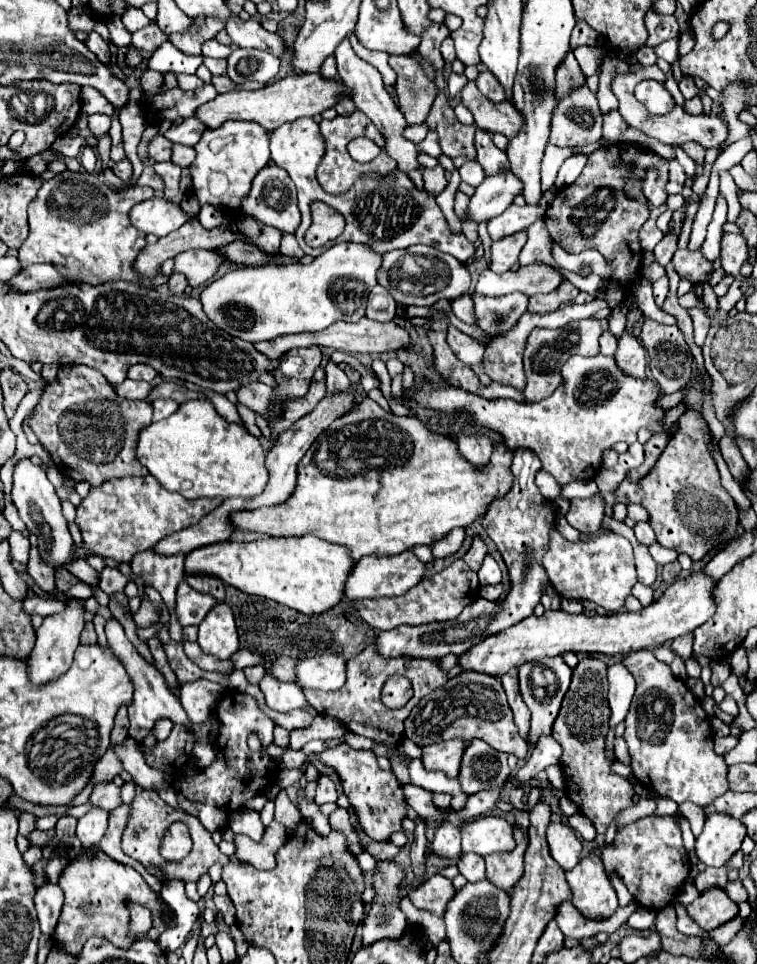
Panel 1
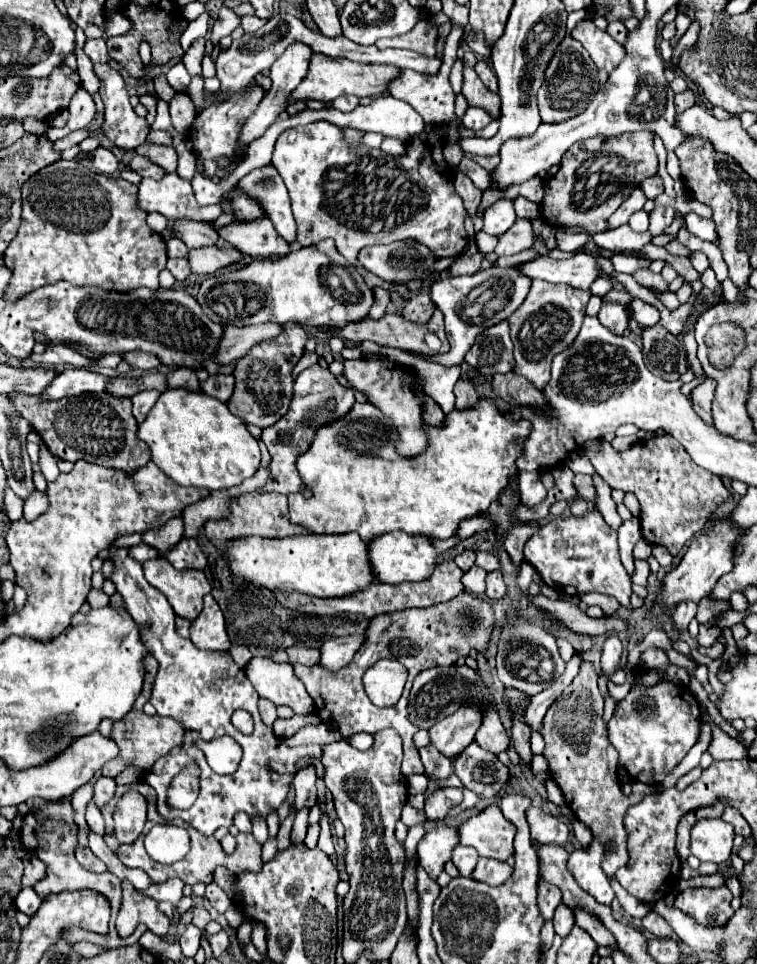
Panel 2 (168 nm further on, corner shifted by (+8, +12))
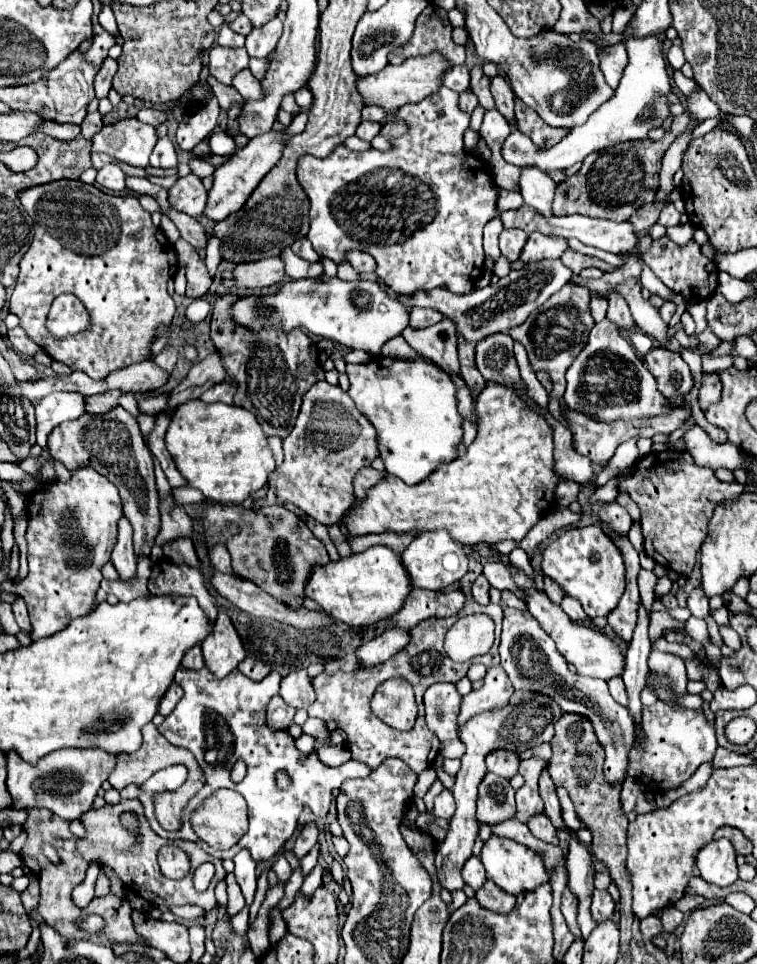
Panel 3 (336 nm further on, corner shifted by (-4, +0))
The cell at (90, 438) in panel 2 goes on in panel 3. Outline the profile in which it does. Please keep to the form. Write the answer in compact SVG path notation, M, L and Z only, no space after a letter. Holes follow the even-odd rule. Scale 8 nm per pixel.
M121 406L113 408L107 414L85 414L73 422L63 422L61 426L55 426L49 434L47 446L55 460L59 460L69 470L95 468L101 476L105 476L119 488L125 516L133 526L137 556L149 554L161 526L161 514L153 472L153 454L143 440L135 416L131 416Z

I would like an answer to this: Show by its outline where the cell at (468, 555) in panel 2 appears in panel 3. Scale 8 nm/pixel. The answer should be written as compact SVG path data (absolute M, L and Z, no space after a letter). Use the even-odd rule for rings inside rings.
M483 574L477 576L477 580L473 582L473 598L479 602L479 604L489 604L489 582Z

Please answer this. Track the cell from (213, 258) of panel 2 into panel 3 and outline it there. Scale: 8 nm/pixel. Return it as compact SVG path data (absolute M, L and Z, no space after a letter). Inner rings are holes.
M263 258L257 262L241 262L233 268L233 282L237 288L263 288L281 282L285 270L279 258Z

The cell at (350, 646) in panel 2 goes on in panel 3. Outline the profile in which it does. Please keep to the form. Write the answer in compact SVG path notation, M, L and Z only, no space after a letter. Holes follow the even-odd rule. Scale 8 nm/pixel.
M389 628L383 634L375 636L371 642L363 644L357 648L357 660L359 666L377 666L385 660L389 660L397 650L401 650L405 646L405 642L409 642L409 632L407 630L397 630L397 628Z

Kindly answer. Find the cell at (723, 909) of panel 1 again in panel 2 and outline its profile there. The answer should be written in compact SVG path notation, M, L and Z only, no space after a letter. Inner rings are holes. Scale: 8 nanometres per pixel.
M727 886L689 888L675 896L675 908L683 910L703 926L725 926L735 914L731 900L733 894Z

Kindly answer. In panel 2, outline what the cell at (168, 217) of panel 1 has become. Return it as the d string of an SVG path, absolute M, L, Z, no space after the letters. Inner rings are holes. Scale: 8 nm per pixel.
M177 172L165 174L161 180L143 178L139 186L139 206L145 212L161 212L169 220L199 220L213 222L221 216L221 206L199 206L193 188Z

